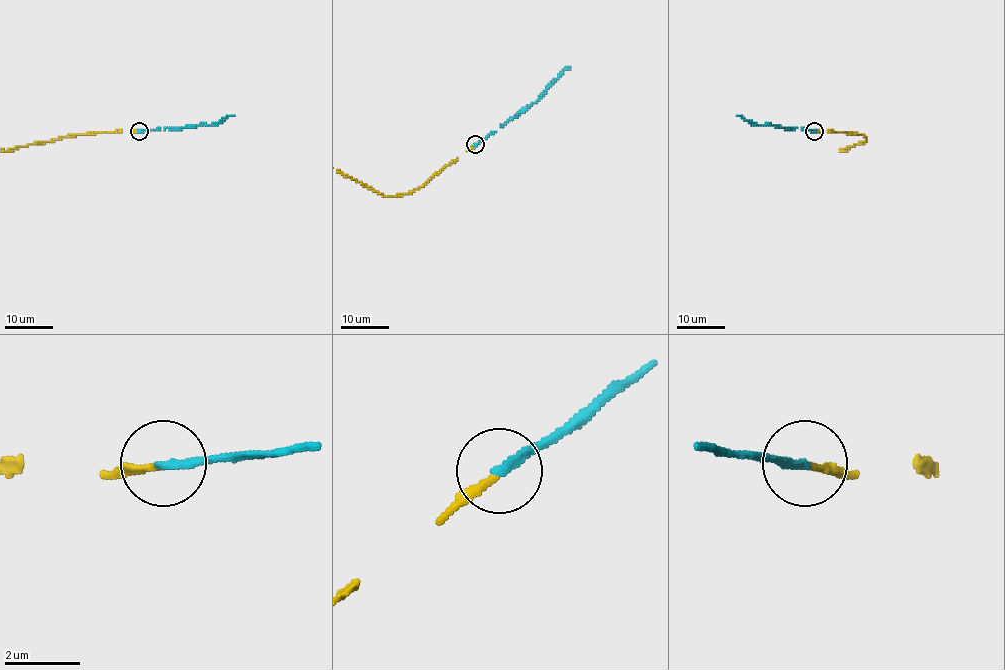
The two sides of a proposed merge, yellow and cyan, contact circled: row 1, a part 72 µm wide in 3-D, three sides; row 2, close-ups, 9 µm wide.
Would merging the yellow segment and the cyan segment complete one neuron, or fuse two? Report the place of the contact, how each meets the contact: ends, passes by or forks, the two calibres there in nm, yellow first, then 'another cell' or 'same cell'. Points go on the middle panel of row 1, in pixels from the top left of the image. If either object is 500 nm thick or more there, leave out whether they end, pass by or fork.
place (475, 144); yellow ends; cyan ends; calibres 170 and 240 nm; same cell

